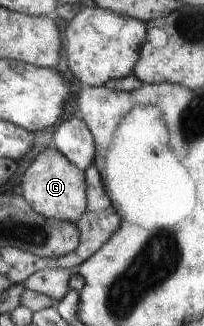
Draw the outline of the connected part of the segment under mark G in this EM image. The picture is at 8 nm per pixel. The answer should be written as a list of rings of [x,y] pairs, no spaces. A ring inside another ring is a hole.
[[[60,149],[43,150],[24,175],[22,188],[29,203],[44,216],[59,221],[79,222],[89,207],[89,184],[87,172],[82,170]]]

